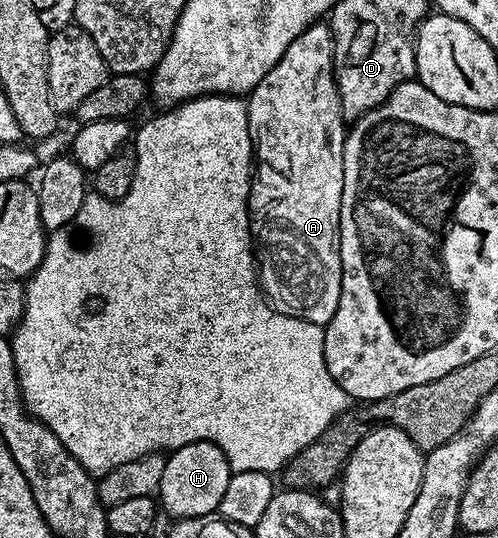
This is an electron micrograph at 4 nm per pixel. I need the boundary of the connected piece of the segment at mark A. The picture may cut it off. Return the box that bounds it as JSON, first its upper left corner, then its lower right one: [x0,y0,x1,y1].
[246,23,346,326]

